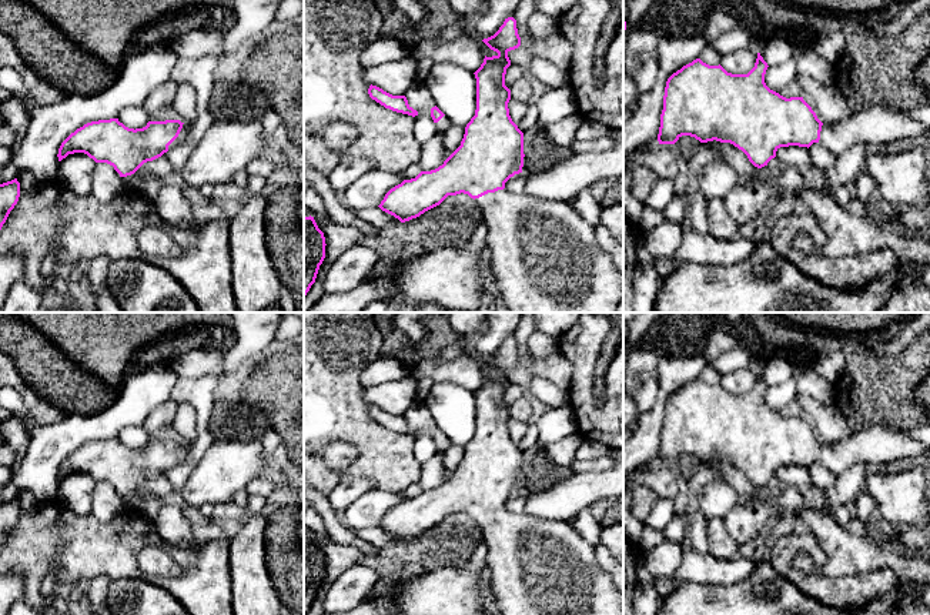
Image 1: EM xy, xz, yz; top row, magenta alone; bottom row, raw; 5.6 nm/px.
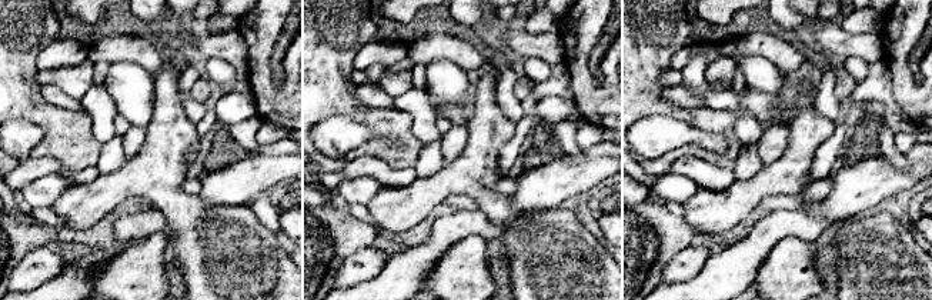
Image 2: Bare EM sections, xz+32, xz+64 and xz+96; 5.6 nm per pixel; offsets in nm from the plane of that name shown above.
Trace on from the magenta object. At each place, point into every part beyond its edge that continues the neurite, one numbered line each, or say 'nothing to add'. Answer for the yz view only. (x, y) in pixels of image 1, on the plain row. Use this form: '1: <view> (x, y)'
1: yz (876, 444)

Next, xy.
1: xy (183, 454)

